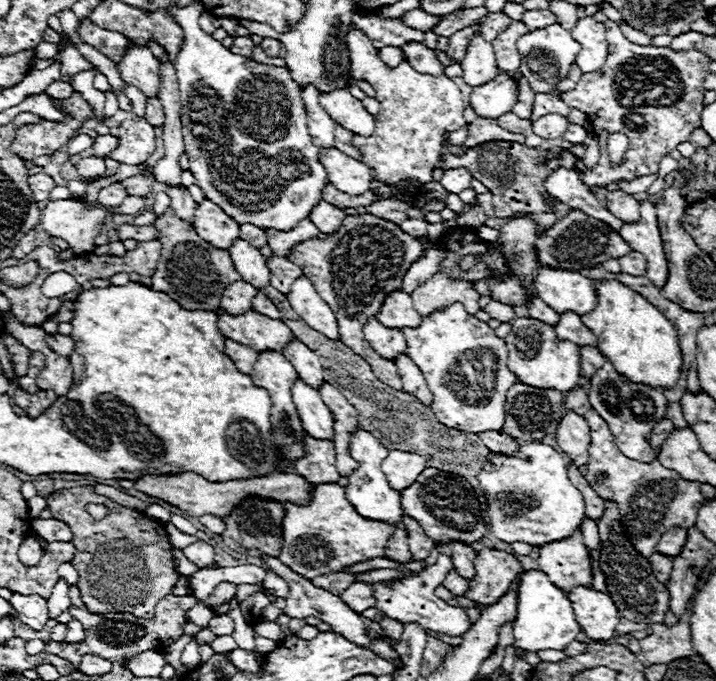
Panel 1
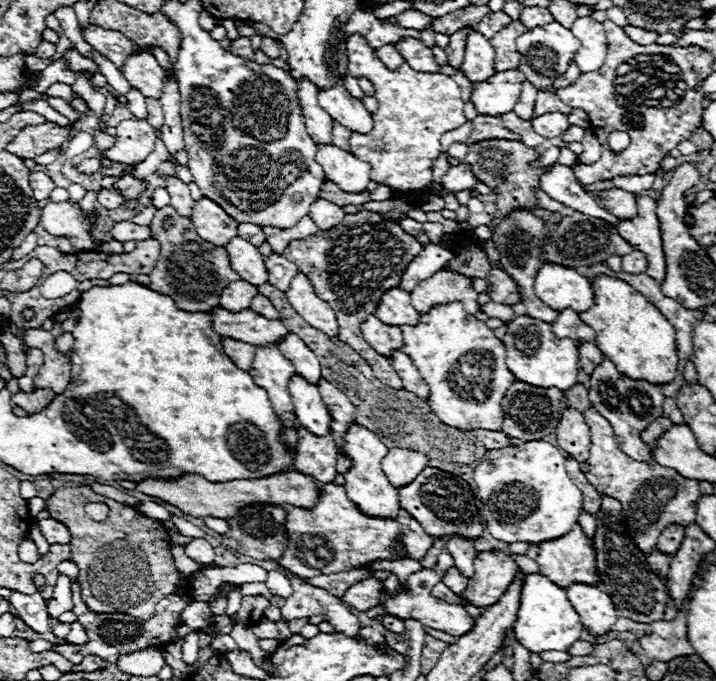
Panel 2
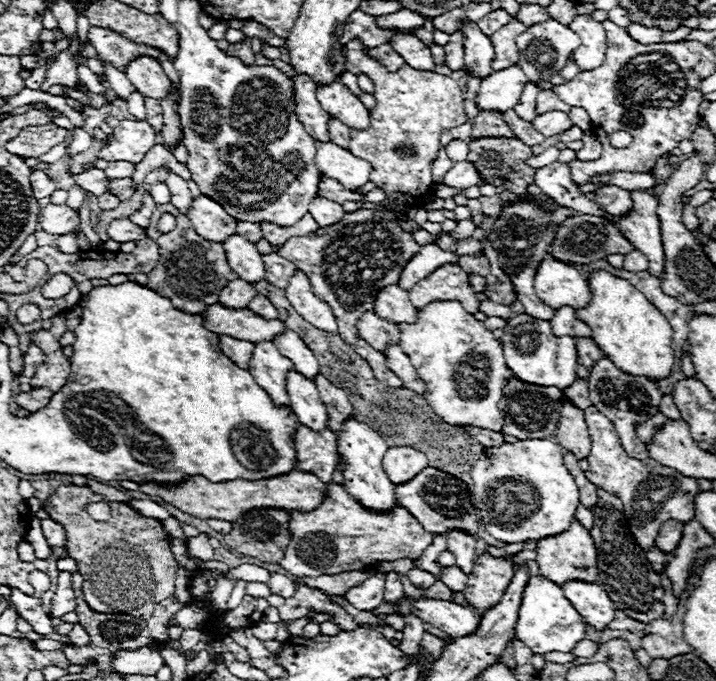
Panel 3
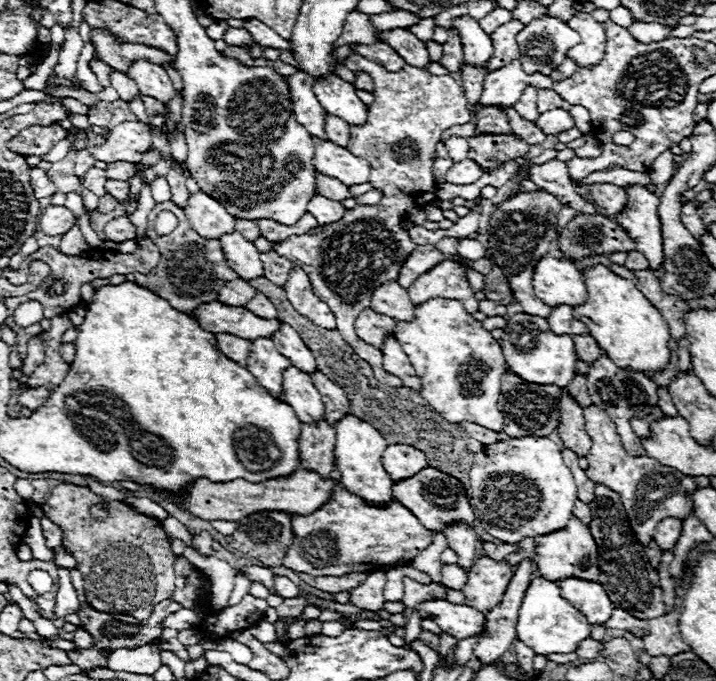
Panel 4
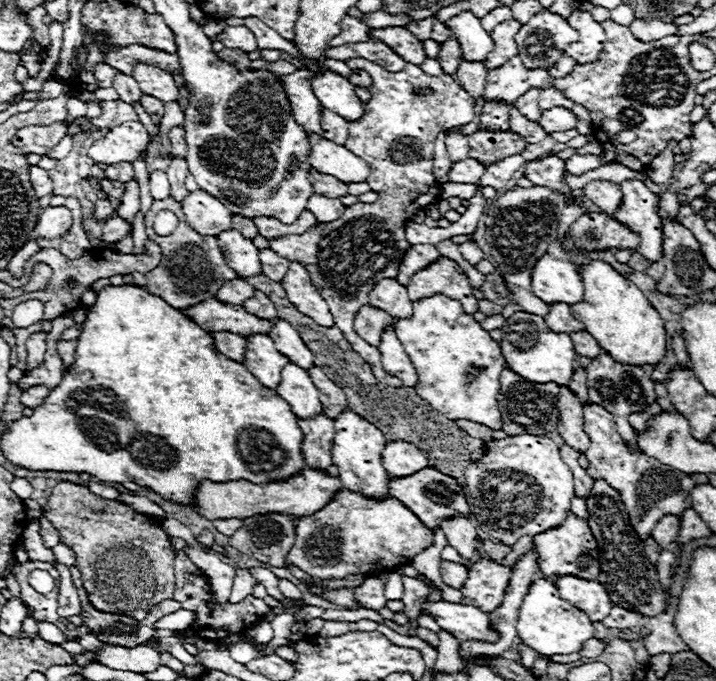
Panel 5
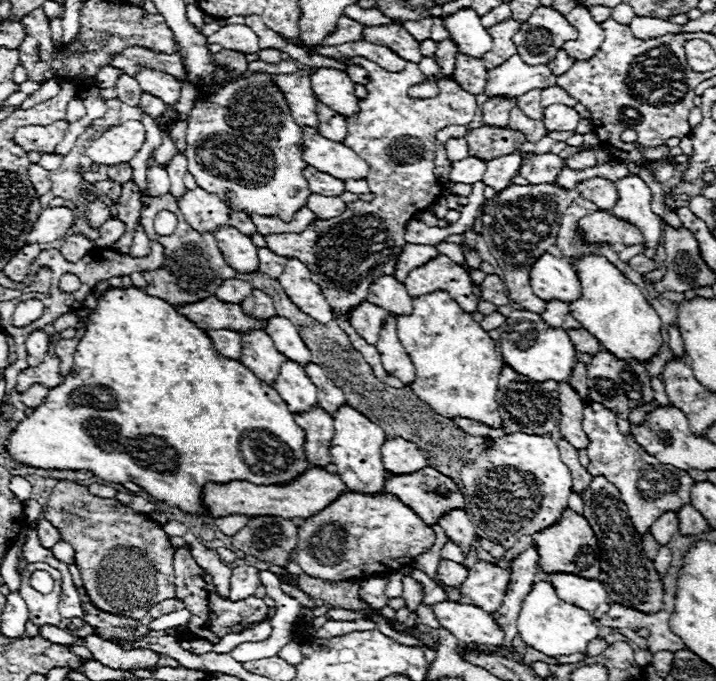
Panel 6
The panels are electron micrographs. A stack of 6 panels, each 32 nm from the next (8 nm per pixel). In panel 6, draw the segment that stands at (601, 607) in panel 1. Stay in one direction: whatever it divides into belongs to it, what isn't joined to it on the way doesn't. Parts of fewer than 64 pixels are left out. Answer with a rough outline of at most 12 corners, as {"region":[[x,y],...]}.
{"region":[[550,574],[558,598],[590,610],[596,620],[610,600],[598,580]]}

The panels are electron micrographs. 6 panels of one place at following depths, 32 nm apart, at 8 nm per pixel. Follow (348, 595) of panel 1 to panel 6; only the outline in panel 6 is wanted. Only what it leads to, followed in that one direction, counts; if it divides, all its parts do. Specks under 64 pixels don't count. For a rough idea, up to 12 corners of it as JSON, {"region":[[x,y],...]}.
{"region":[[388,576],[362,582],[362,600],[382,610],[388,606]]}

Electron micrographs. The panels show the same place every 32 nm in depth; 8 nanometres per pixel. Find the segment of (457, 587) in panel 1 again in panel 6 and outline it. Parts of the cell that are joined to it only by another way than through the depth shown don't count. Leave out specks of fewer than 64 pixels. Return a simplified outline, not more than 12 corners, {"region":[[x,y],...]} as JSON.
{"region":[[440,560],[438,578],[447,586],[462,584],[468,570],[450,560]]}

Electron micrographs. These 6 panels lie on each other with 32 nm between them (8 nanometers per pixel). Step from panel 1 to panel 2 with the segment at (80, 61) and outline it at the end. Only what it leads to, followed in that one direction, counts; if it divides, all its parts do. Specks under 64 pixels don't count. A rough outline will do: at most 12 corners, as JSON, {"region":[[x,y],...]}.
{"region":[[68,50],[66,58],[74,72],[80,70],[100,72],[98,64]]}

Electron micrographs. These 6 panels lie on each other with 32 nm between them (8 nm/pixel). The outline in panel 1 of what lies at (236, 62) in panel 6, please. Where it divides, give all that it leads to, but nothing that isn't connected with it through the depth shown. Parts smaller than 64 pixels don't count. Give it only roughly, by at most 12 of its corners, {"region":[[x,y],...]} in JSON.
{"region":[[250,36],[234,38],[230,50],[252,58],[254,44]]}

